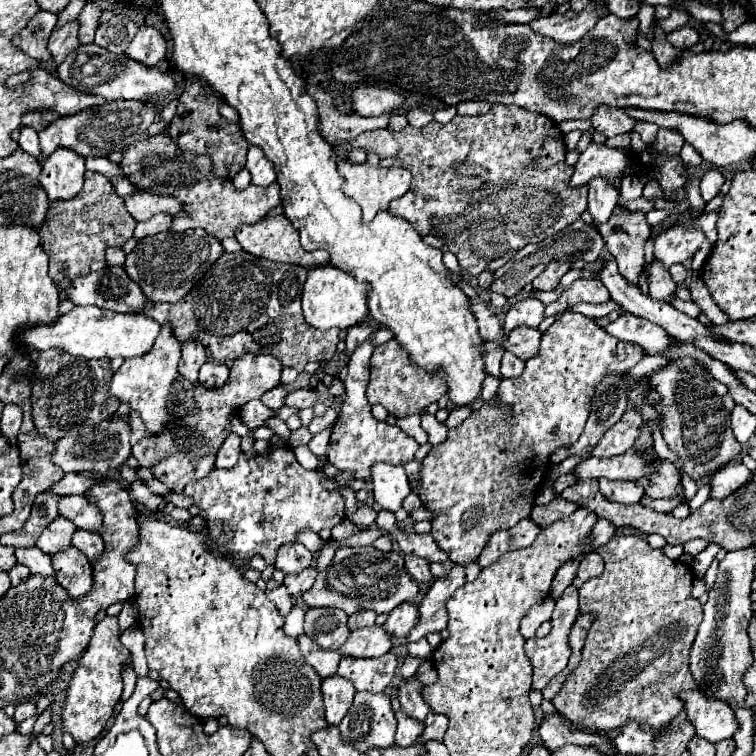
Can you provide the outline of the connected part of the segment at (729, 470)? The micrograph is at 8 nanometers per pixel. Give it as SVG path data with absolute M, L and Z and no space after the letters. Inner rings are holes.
M733 460L729 464L725 464L723 468L719 468L711 480L709 480L709 486L711 486L711 498L727 498L729 494L733 494L737 488L741 488L747 480L749 480L751 472L745 468L743 462L739 460Z

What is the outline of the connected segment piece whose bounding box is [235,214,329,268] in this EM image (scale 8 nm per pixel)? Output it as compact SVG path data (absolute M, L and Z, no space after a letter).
M285 214L281 216L267 216L263 220L259 220L257 224L251 226L239 226L235 230L235 238L239 240L239 244L243 246L245 252L259 256L259 258L267 258L273 262L289 262L289 264L297 264L297 266L305 266L305 268L313 268L313 266L321 266L321 264L329 264L329 256L323 250L313 250L307 252L301 248L299 244L299 232L293 228L293 224L285 218Z

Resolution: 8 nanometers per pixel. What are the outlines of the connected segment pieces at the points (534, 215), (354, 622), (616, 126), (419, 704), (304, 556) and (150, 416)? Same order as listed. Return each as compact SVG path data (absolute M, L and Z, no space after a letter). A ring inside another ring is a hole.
M495 104L487 114L483 116L455 116L451 122L447 124L439 124L439 122L429 122L425 128L411 128L411 126L405 126L401 132L389 132L389 130L371 130L371 132L363 132L359 134L355 140L351 142L343 142L343 144L337 144L333 146L333 150L341 156L341 158L347 158L343 154L343 150L347 146L359 146L363 148L365 152L377 152L379 158L389 158L389 156L395 156L395 158L401 158L403 160L403 166L413 174L413 182L411 182L411 188L405 192L403 198L397 198L389 204L389 212L395 214L395 216L401 216L405 220L409 220L413 224L413 228L419 232L419 234L433 234L437 238L443 240L443 244L449 248L449 252L453 252L459 260L459 266L461 270L465 270L467 274L471 276L479 276L481 272L485 270L491 270L495 272L497 268L501 268L507 260L511 260L515 256L515 252L519 252L519 248L523 248L525 244L535 244L539 240L545 240L547 236L553 236L555 232L563 230L567 224L575 222L577 218L581 218L581 214L587 210L587 186L583 188L571 188L571 172L573 168L565 164L565 142L563 142L563 132L559 130L559 126L549 120L547 116L543 114L537 114L537 112L527 112L523 108L517 108L517 106L503 106L503 104Z
M361 610L349 616L349 630L357 630L357 628L365 628L365 626L373 626L375 624L377 614L371 610Z
M601 106L595 110L593 114L593 128L601 134L605 134L607 138L617 136L617 134L627 134L633 130L633 126L637 124L633 118L629 118L625 114L625 110L621 108L611 108L611 106Z
M409 676L403 678L399 684L399 700L401 700L401 710L415 718L415 720L425 720L425 716L431 712L429 704L423 700L421 690L423 690L423 682L417 680L417 676Z
M299 542L285 544L277 552L275 568L283 570L285 574L295 574L295 572L301 572L303 568L307 568L311 564L311 560L313 560L313 554L303 544L299 544Z
M161 324L161 332L151 352L147 352L147 356L127 358L111 380L111 394L121 402L129 402L131 410L137 410L141 414L145 428L149 432L159 434L161 428L171 422L171 418L179 420L197 408L193 400L193 384L183 376L179 376L177 372L179 358L181 358L181 342L175 338L173 326Z

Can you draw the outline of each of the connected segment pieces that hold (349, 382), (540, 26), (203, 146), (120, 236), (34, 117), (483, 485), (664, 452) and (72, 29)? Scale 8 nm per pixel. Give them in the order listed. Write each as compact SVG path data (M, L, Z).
M365 340L355 348L355 352L349 356L347 362L347 380L345 380L345 398L339 408L337 426L331 434L329 442L329 460L337 470L353 470L357 478L371 478L371 466L377 462L389 462L389 464L403 464L405 460L413 460L415 450L419 444L407 436L397 426L391 426L387 422L375 420L371 414L371 404L367 402L365 390L369 384L369 358L375 350L375 344L371 340Z
M589 2L589 6L581 12L569 10L565 16L541 16L539 20L531 22L531 28L535 28L535 32L541 36L549 36L561 44L575 44L597 24L599 18L601 14L597 14L597 4Z
M191 82L185 86L177 112L171 120L169 134L181 146L181 150L189 150L193 154L209 154L215 162L215 174L219 176L233 176L245 166L245 156L249 150L249 142L245 140L241 128L219 114L221 98L213 96L215 92L201 82Z
M87 172L85 186L73 200L57 200L49 204L49 212L41 226L41 244L49 254L49 276L59 286L61 298L71 276L83 276L105 268L105 250L109 246L123 246L133 236L135 220L127 212L123 198L115 196L113 186L101 174Z
M45 110L45 112L27 112L27 114L23 116L23 124L39 130L39 128L55 122L57 118L59 118L59 114L57 114L57 112L51 112L51 110Z
M565 312L555 324L547 328L541 338L539 356L525 362L523 374L519 378L501 380L497 402L507 404L513 416L509 420L503 420L499 408L491 404L481 406L457 428L451 428L443 444L437 444L429 450L419 468L421 488L411 480L409 484L411 490L421 496L423 508L429 508L429 512L433 514L431 536L435 538L439 548L447 552L451 562L469 564L477 560L479 552L483 552L493 532L497 532L499 528L513 528L519 520L529 518L535 506L535 492L541 488L551 468L547 456L551 456L551 452L555 452L557 448L571 446L575 440L579 440L589 418L591 398L599 380L613 372L629 372L645 354L647 352L643 352L643 348L635 348L635 344L623 344L623 340L615 340L591 318Z
M652 422L651 424L652 432L653 432L653 439L654 439L654 449L655 452L664 459L668 459L671 463L677 464L679 462L679 457L669 450L666 443L664 442L663 436L661 434L660 429L658 428L656 422Z
M69 22L59 30L53 30L51 38L49 38L49 54L51 60L55 64L61 64L61 60L75 48L79 48L79 40L77 40L77 22Z

